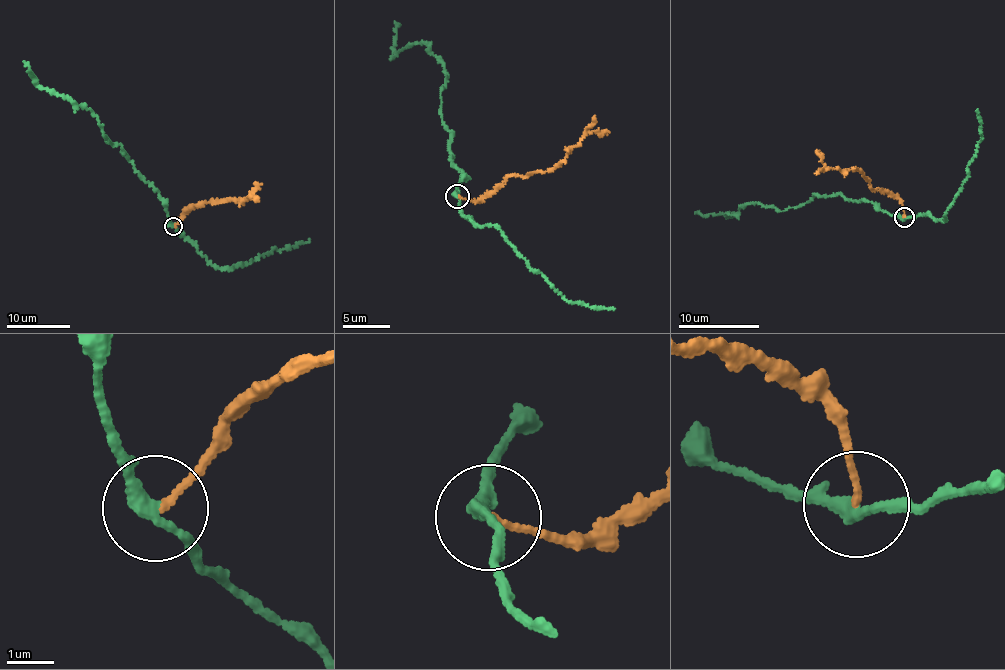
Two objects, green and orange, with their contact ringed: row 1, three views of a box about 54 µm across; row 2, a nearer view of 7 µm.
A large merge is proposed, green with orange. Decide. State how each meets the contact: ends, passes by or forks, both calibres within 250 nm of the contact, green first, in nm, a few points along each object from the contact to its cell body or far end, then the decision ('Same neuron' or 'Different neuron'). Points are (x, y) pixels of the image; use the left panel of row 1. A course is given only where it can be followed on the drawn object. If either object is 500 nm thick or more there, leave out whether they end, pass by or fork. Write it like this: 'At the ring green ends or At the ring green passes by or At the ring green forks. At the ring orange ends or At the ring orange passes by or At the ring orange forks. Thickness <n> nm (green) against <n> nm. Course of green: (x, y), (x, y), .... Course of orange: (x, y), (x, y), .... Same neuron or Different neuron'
At the ring green passes by. At the ring orange ends. Thickness 240 nm (green) against 140 nm. Course of green: (173, 226), (154, 187), (138, 174), (120, 145), (103, 135), (99, 119), (89, 109), (37, 85), (23, 61). Course of orange: (174, 226), (185, 212), (209, 201), (248, 198), (260, 183). Different neuron

